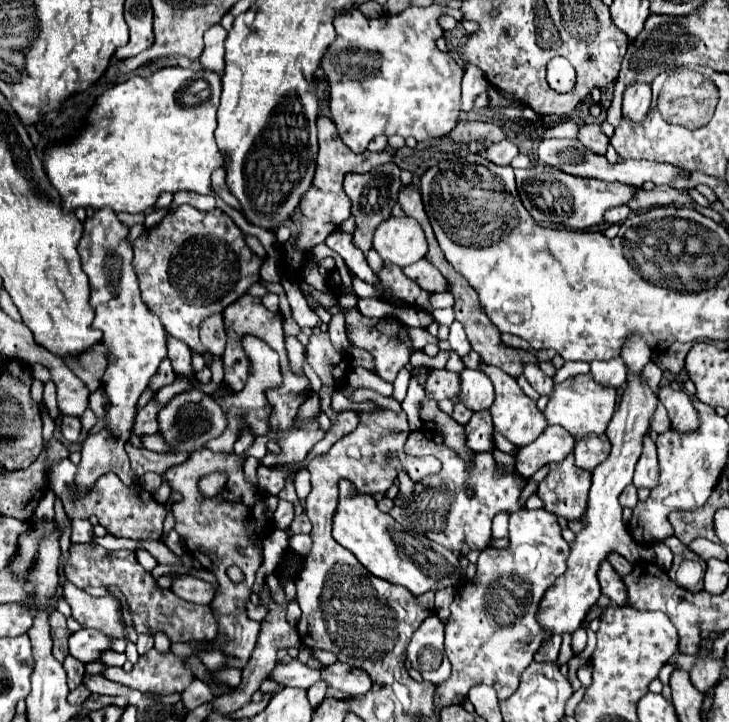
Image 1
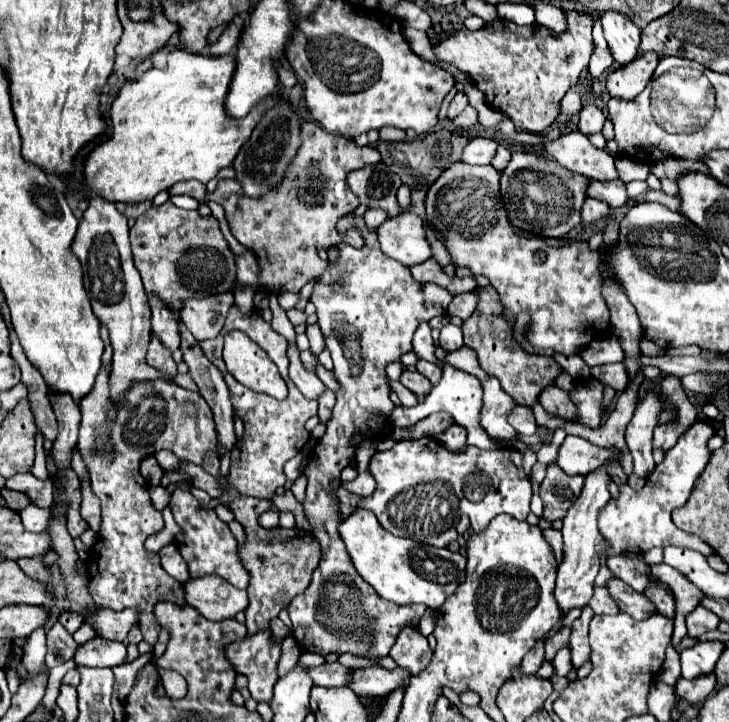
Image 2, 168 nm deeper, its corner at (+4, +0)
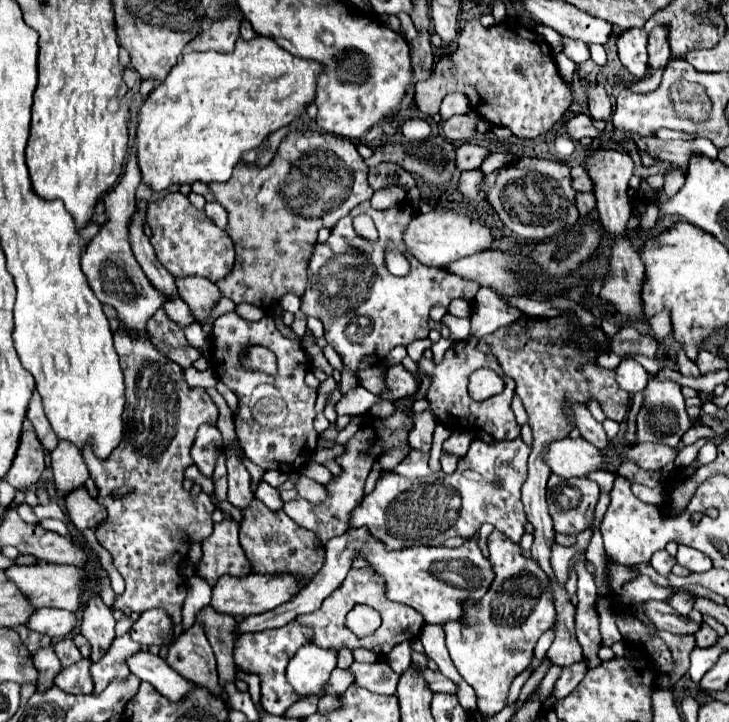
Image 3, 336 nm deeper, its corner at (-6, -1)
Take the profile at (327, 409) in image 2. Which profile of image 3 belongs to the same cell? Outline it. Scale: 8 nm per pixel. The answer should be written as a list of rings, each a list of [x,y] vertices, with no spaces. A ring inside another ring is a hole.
[[[326,378],[324,382],[320,382],[318,386],[318,400],[316,400],[316,410],[322,412],[326,408],[326,402],[328,402],[328,394],[336,390],[336,380],[334,378]]]

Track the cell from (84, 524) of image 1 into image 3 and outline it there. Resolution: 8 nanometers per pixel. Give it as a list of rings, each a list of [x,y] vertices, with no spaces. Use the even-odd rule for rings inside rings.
[[[86,488],[74,490],[68,496],[66,504],[68,504],[70,520],[76,524],[80,532],[86,528],[96,528],[106,518],[106,510],[94,498],[88,496]]]

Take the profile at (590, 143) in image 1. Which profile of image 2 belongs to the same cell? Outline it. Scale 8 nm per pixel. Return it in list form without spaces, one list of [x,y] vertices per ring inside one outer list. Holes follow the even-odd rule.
[[[590,103],[586,107],[582,107],[580,111],[580,131],[586,135],[586,133],[596,133],[596,131],[602,131],[602,125],[604,125],[606,117],[604,113],[598,109],[598,105]]]

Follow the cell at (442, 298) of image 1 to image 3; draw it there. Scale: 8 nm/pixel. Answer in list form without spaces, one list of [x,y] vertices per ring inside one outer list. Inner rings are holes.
[[[454,300],[454,302],[450,304],[448,312],[450,312],[452,316],[458,316],[458,318],[470,318],[472,306],[470,306],[466,300]]]

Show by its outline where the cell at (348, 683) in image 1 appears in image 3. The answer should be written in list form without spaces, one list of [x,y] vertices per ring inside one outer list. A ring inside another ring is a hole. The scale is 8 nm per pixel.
[[[430,668],[422,670],[422,678],[426,678],[426,684],[432,692],[448,692],[448,694],[456,694],[456,684],[452,680],[448,680],[446,676],[442,676],[440,672],[434,672]]]

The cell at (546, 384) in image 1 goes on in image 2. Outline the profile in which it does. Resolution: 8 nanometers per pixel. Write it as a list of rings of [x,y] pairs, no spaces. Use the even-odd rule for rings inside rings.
[[[546,387],[542,391],[542,397],[540,397],[540,405],[554,417],[558,419],[564,419],[564,421],[578,421],[578,411],[576,411],[576,405],[572,403],[568,391],[562,391],[558,387]]]

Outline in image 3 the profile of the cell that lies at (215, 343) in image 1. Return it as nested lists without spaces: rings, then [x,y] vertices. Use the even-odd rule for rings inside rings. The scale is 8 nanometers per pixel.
[[[202,276],[178,278],[176,286],[180,292],[180,298],[184,298],[184,302],[190,306],[190,312],[198,324],[204,324],[210,318],[212,310],[218,306],[222,298],[220,288]]]

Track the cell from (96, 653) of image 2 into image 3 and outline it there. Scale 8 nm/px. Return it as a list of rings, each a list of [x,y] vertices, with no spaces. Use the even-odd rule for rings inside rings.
[[[142,650],[140,654],[132,654],[132,658],[128,658],[128,668],[134,676],[150,682],[172,702],[178,702],[190,690],[190,684],[178,672],[174,672],[160,656],[152,656],[150,652]]]

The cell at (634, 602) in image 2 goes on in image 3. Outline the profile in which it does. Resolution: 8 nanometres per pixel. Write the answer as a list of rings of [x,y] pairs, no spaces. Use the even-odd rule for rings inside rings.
[[[646,600],[644,602],[644,614],[650,618],[650,622],[658,630],[668,630],[674,634],[694,634],[700,628],[698,624],[680,616],[668,602]]]

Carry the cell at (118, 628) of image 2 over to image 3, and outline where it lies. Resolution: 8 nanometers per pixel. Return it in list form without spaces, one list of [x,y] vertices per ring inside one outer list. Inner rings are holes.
[[[146,610],[130,628],[130,638],[142,646],[170,644],[172,642],[172,620],[164,610]]]

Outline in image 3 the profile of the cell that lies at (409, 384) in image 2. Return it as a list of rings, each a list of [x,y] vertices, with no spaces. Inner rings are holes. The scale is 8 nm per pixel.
[[[402,364],[390,366],[386,372],[386,384],[390,388],[388,394],[384,394],[386,400],[396,400],[396,398],[404,398],[408,394],[414,394],[418,390],[418,382],[414,378],[414,374],[410,374]]]

